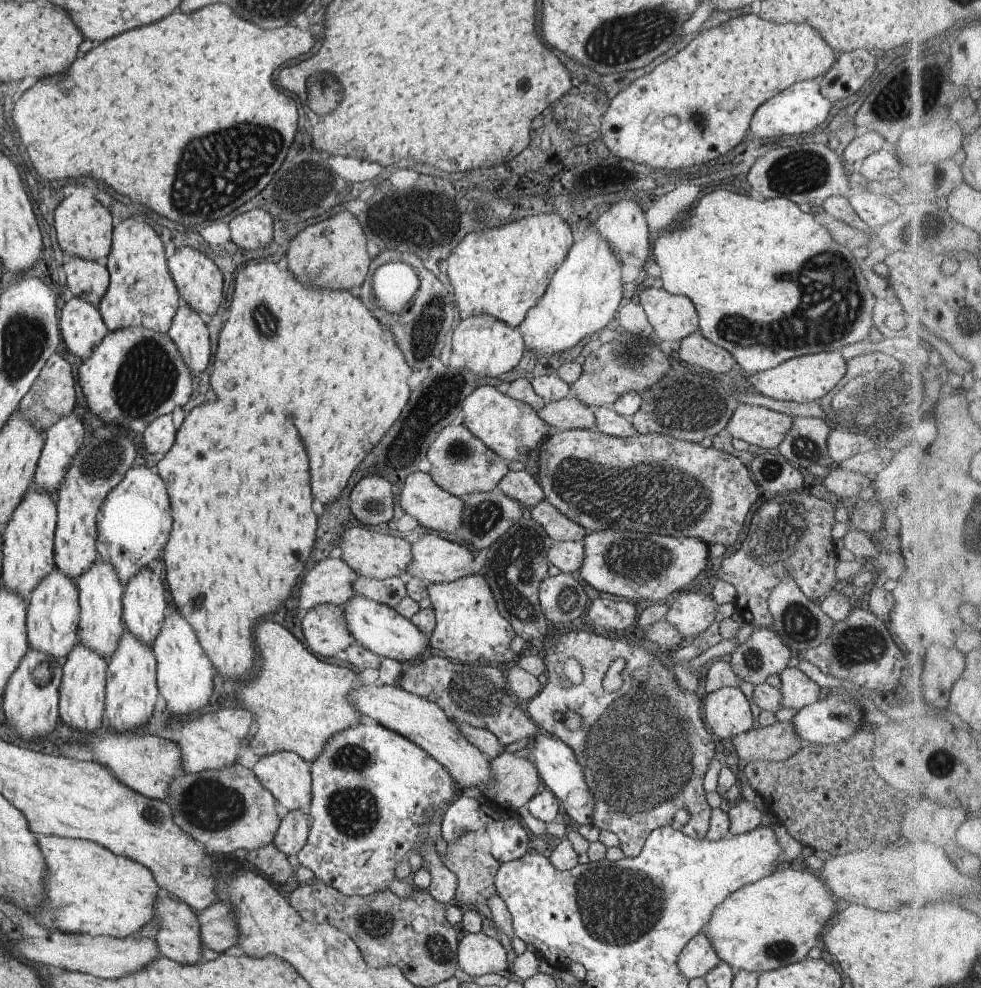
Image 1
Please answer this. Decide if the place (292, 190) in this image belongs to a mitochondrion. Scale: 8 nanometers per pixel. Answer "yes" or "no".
yes

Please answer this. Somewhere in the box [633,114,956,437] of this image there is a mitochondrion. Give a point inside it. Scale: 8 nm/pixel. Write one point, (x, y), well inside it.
(832, 302)

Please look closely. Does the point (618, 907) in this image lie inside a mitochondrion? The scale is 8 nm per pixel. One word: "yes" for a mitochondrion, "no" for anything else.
yes

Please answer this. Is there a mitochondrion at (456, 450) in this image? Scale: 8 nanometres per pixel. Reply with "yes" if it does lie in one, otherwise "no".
yes

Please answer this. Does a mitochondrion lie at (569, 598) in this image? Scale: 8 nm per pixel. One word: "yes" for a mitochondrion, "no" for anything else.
yes

